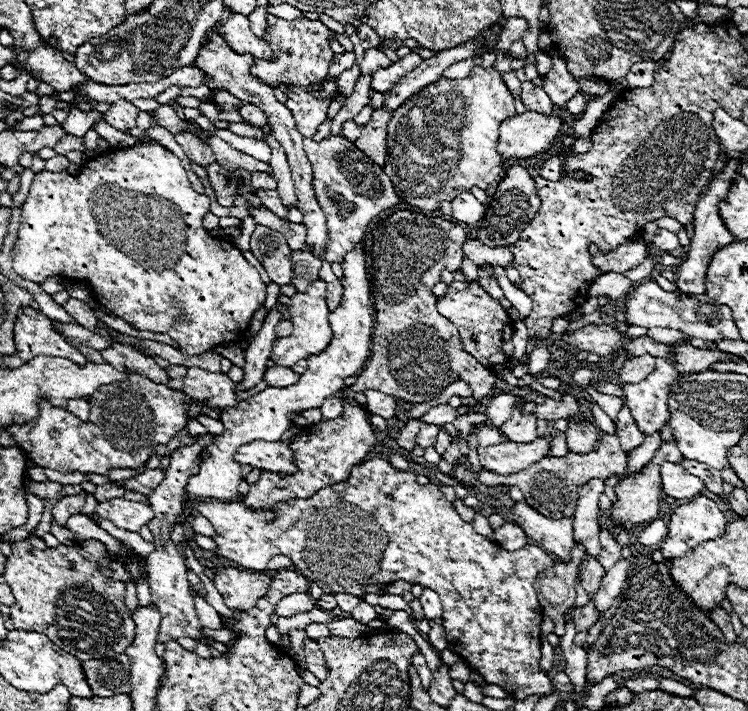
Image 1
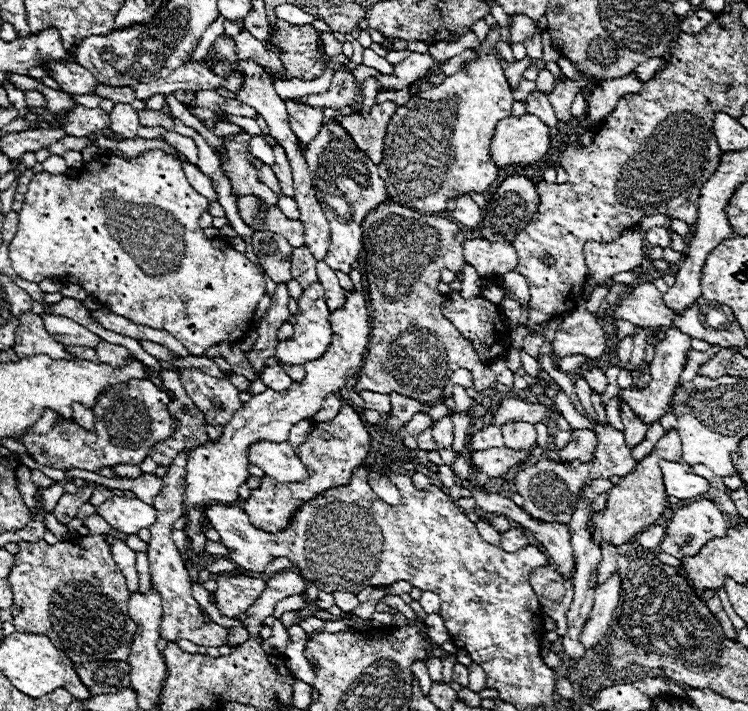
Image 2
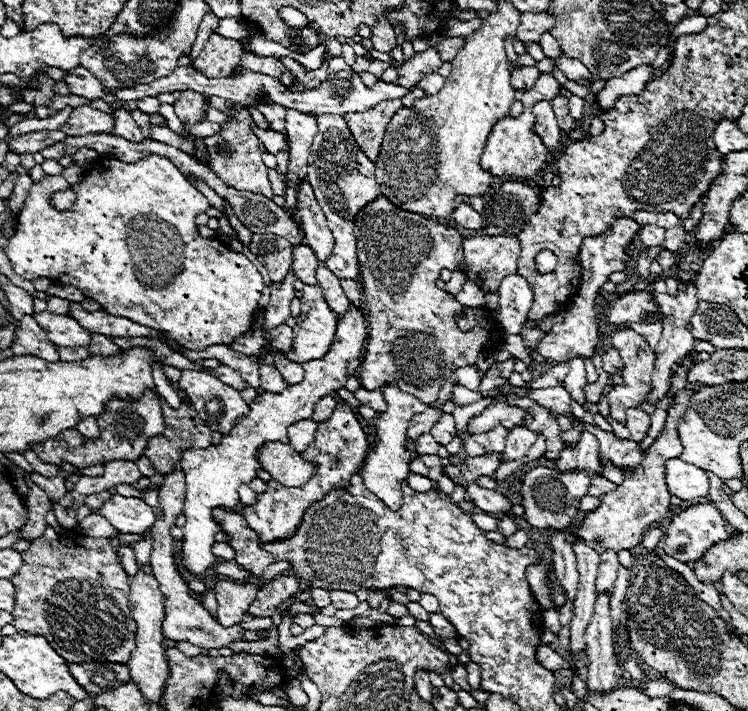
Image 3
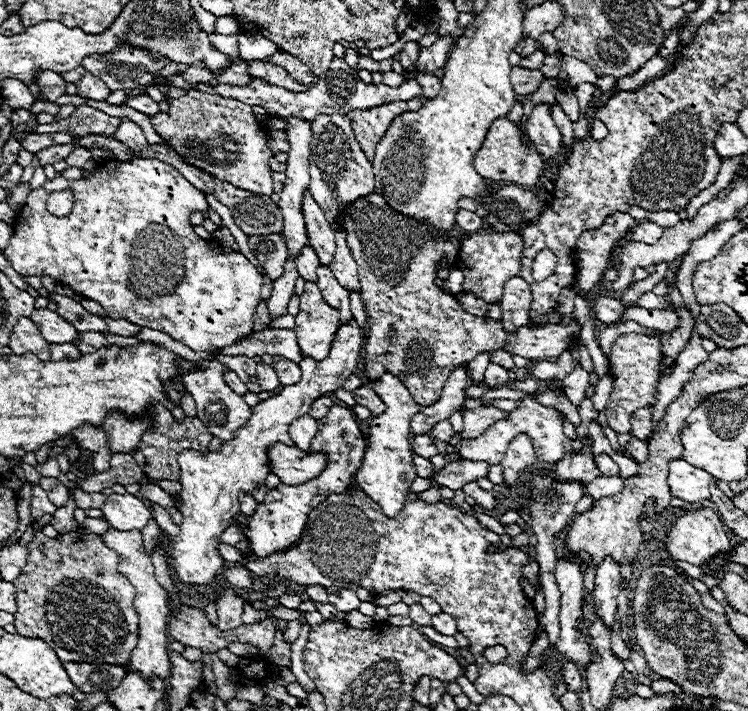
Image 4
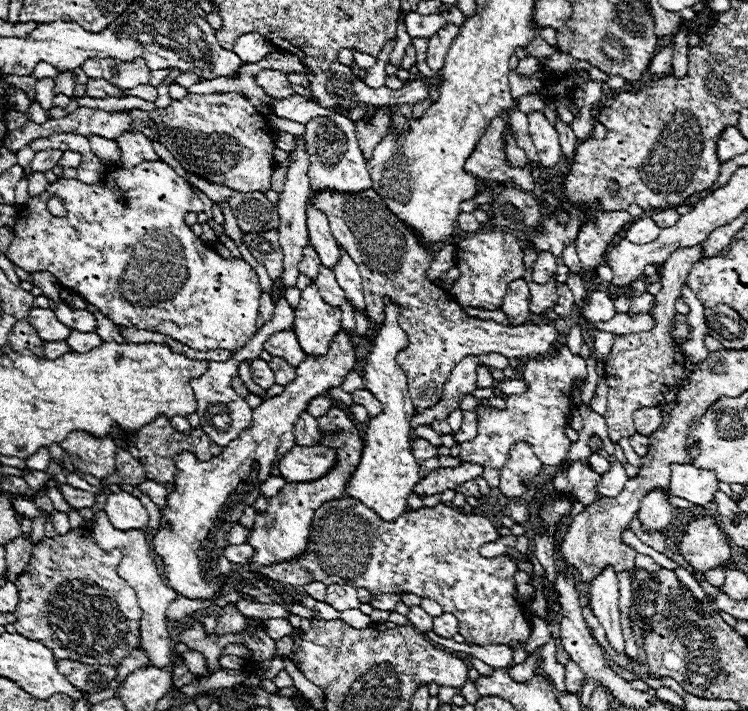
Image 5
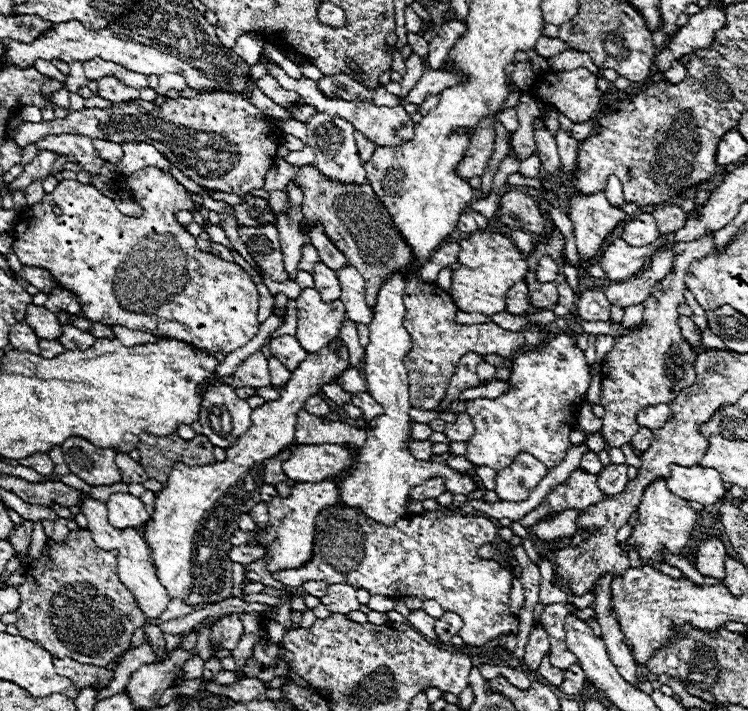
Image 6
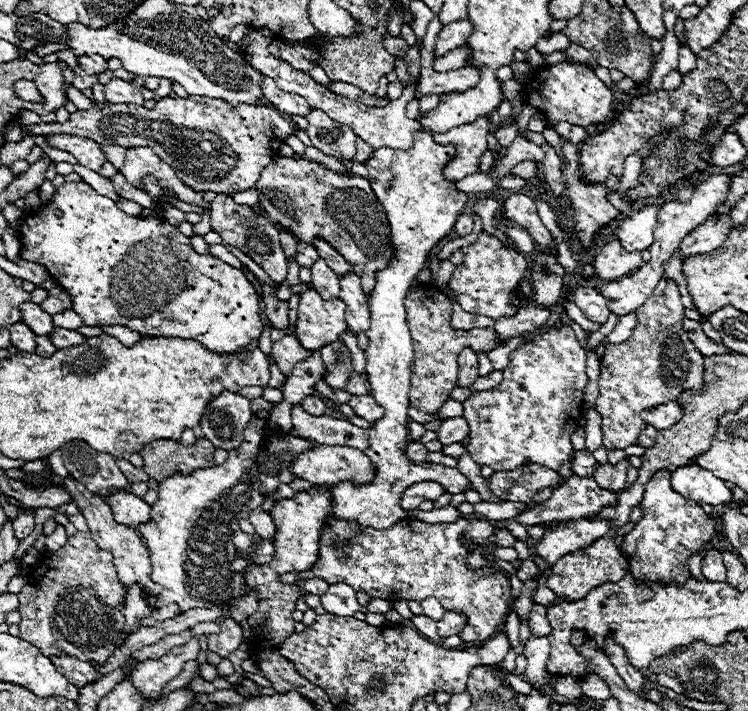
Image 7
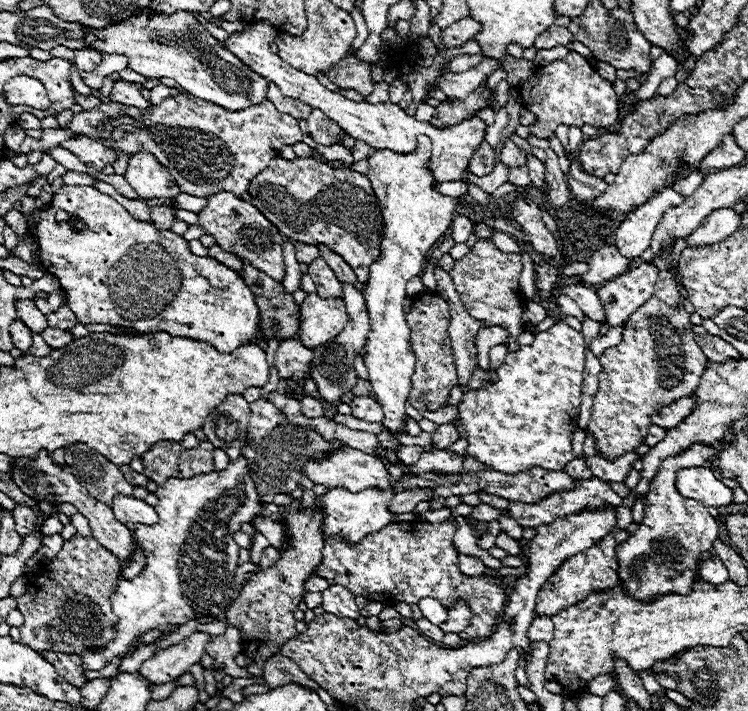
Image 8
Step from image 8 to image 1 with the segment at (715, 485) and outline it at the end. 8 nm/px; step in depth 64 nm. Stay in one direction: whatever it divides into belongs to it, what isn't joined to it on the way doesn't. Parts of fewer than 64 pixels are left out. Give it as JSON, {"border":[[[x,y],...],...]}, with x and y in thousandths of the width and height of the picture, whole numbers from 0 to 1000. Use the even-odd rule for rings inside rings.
{"border":[[[885,650],[882,672],[885,672],[888,695],[898,698],[904,703],[928,700],[930,695],[936,695],[944,686],[933,669],[925,669],[909,653],[901,653],[901,650]]]}

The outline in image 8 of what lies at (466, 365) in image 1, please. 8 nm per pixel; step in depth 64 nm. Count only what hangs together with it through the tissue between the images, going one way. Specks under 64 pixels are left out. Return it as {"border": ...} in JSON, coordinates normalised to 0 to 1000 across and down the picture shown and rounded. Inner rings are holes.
{"border":[[[366,222],[366,228],[334,256],[332,273],[334,287],[350,295],[382,335],[439,346],[473,374],[484,399],[492,397],[492,374],[508,357],[508,329],[513,315],[489,245],[473,242],[465,233],[444,236],[422,222]],[[567,411],[551,422],[551,436],[543,447],[551,475],[551,492],[556,501],[556,518],[551,526],[551,549],[545,554],[545,565],[561,579],[564,577],[580,579],[599,563],[602,549],[612,541],[603,478],[599,473],[599,456],[602,456],[599,428],[580,411]]]}

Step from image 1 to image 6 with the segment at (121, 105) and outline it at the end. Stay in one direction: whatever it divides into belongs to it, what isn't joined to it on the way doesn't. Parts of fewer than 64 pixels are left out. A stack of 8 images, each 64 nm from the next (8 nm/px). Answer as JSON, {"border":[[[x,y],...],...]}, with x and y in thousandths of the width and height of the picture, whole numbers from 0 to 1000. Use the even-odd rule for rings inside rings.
{"border":[[[171,200],[171,203],[163,203],[163,211],[166,211],[166,219],[158,228],[158,236],[168,248],[179,245],[182,239],[198,236],[198,233],[209,233],[214,239],[227,242],[225,225],[206,205],[201,205],[201,203],[193,203],[193,200]]]}

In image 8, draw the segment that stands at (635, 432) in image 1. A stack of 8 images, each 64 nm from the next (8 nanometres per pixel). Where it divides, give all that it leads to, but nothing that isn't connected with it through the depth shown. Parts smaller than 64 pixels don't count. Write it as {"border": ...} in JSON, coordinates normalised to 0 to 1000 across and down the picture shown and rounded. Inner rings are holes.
{"border":[[[922,554],[917,560],[906,560],[906,565],[898,565],[896,571],[890,571],[890,577],[882,577],[874,585],[874,596],[885,599],[885,602],[901,602],[909,594],[914,594],[914,588],[922,585],[928,574],[930,574],[928,554]]]}

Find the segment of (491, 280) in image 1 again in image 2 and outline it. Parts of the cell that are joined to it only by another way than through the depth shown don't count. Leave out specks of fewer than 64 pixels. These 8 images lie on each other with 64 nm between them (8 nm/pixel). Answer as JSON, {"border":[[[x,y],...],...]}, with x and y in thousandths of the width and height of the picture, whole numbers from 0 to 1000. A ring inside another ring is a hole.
{"border":[[[644,397],[644,416],[660,428],[666,428],[671,422],[671,408],[666,399],[660,397]]]}

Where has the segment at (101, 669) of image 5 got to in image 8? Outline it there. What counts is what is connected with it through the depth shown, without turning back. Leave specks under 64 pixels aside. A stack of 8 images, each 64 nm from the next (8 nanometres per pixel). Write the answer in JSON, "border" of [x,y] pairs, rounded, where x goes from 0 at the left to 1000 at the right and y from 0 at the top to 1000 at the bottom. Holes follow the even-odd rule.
{"border":[[[56,917],[56,925],[61,925],[70,937],[75,937],[75,945],[88,954],[102,968],[110,968],[115,962],[112,942],[110,942],[110,928],[102,920],[86,920],[86,917]]]}

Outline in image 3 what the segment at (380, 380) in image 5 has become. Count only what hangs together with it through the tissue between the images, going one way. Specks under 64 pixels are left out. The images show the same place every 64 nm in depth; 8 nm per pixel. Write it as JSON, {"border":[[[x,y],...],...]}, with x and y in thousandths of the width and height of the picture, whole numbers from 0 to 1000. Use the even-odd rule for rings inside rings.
{"border":[[[516,540],[511,543],[511,557],[519,568],[519,577],[513,582],[508,582],[505,588],[500,588],[500,605],[503,605],[503,616],[500,616],[500,627],[497,633],[489,639],[487,655],[481,658],[481,669],[487,684],[505,698],[516,712],[521,712],[524,720],[529,720],[537,712],[537,675],[545,675],[548,669],[548,636],[543,630],[543,605],[545,605],[545,594],[553,582],[570,577],[570,568],[559,565],[559,560],[553,560],[545,551],[532,549],[529,540]]]}

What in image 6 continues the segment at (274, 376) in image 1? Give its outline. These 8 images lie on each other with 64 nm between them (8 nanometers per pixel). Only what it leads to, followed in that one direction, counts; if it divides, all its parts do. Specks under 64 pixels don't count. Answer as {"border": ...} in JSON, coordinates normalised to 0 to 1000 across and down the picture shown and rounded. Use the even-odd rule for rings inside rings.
{"border":[[[350,495],[337,498],[334,504],[329,504],[316,520],[313,526],[302,534],[310,546],[321,546],[321,543],[337,543],[337,546],[350,546],[350,543],[361,543],[361,520],[358,520],[358,506]]]}

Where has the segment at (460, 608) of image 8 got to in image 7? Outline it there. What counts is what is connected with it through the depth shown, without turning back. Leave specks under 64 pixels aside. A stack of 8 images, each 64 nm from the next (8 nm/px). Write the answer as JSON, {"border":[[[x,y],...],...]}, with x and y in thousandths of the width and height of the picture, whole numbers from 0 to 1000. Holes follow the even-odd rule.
{"border":[[[602,858],[602,861],[594,864],[594,869],[591,869],[588,875],[583,875],[583,880],[586,880],[586,892],[588,892],[591,897],[604,895],[604,892],[612,892],[612,889],[623,880],[623,872],[626,872],[623,864]]]}

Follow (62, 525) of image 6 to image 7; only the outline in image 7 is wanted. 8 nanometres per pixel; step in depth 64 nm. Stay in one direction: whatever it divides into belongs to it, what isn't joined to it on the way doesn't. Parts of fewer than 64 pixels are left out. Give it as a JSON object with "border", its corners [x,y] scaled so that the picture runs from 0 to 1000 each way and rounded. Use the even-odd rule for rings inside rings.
{"border":[[[78,740],[67,754],[61,754],[61,768],[59,768],[59,774],[61,774],[64,779],[72,779],[86,762],[88,762],[88,745],[86,745],[86,740]]]}

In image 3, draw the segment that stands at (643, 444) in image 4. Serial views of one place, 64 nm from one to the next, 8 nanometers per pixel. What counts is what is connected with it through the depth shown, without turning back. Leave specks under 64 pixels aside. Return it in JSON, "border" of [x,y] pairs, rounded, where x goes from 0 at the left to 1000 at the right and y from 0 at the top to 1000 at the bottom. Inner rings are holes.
{"border":[[[779,595],[781,602],[793,609],[801,620],[801,646],[803,650],[818,647],[826,658],[842,655],[850,658],[861,647],[861,633],[848,619],[826,619],[816,608],[807,608],[799,599]]]}

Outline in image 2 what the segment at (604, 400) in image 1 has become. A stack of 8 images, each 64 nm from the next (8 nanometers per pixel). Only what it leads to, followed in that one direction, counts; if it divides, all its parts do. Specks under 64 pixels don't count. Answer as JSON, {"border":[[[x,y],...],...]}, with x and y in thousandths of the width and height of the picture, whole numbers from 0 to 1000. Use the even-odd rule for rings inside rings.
{"border":[[[818,560],[813,568],[810,568],[810,588],[813,588],[813,596],[821,602],[821,605],[829,605],[834,608],[834,596],[826,585],[826,563]]]}

